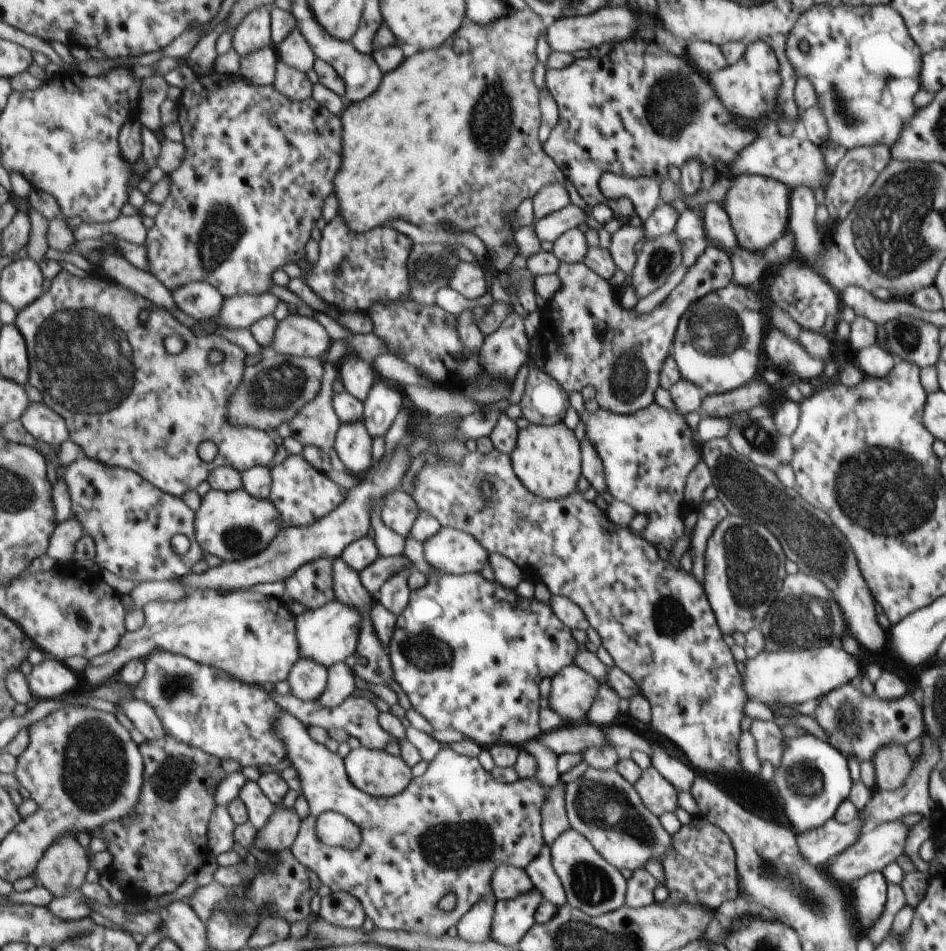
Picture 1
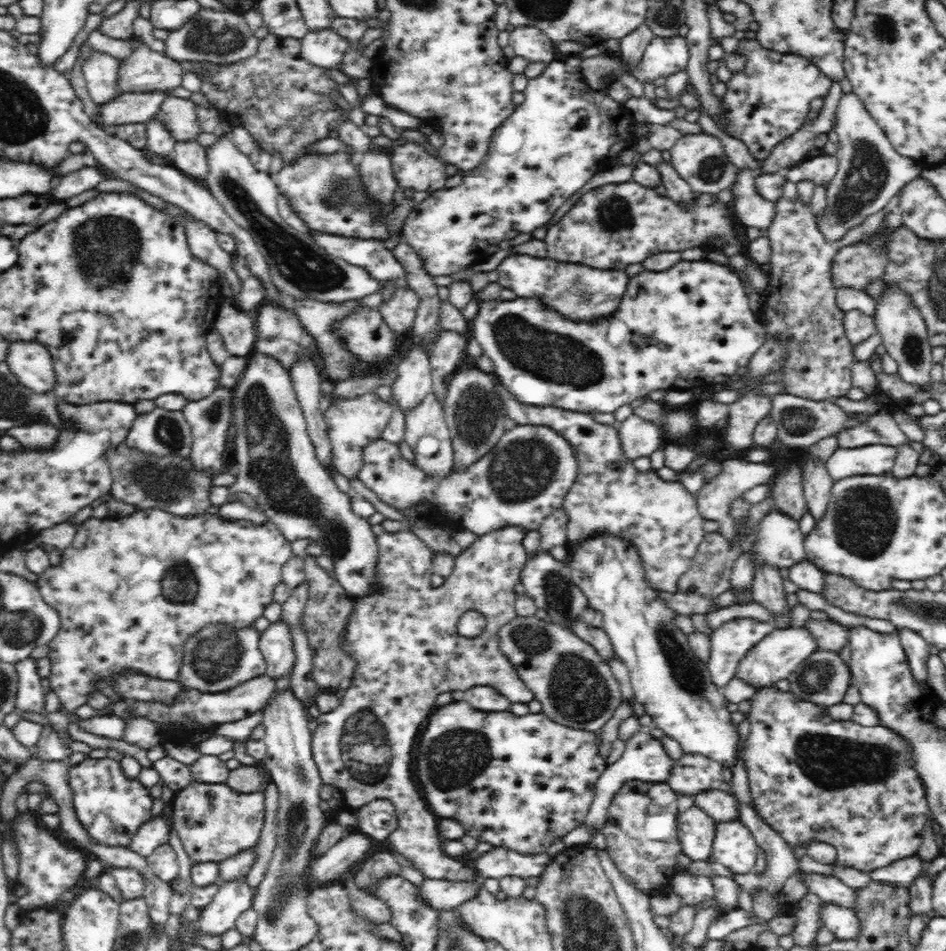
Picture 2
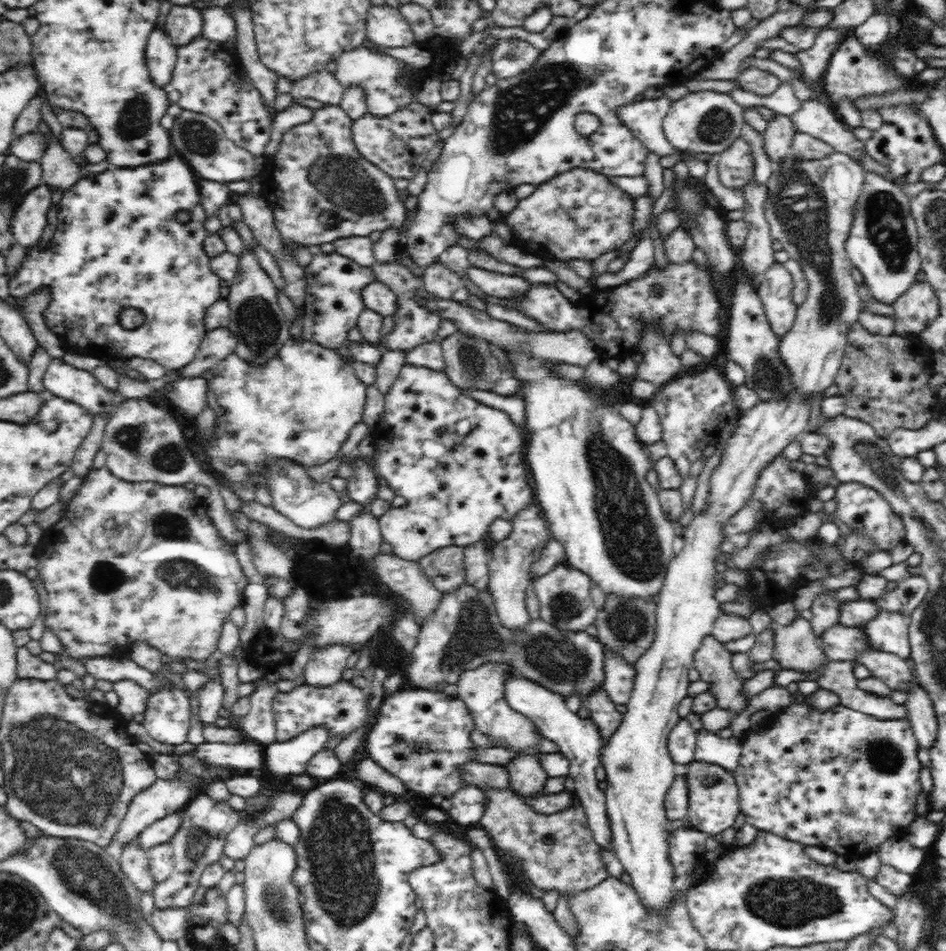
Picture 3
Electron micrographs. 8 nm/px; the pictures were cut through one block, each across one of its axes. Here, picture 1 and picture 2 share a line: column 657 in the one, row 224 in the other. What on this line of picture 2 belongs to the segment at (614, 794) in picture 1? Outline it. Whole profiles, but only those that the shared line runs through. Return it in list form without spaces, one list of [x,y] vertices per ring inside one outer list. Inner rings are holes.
[[[844,94],[841,98],[833,122],[839,141],[836,151],[839,167],[827,186],[826,212],[815,218],[825,240],[844,238],[850,228],[881,211],[902,187],[920,177],[920,165],[899,154],[876,121],[856,94]]]

